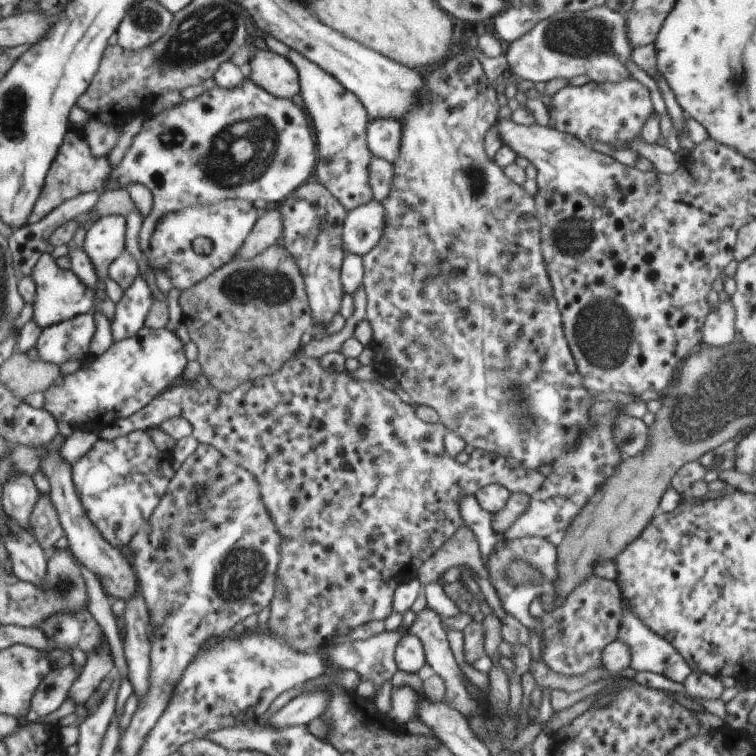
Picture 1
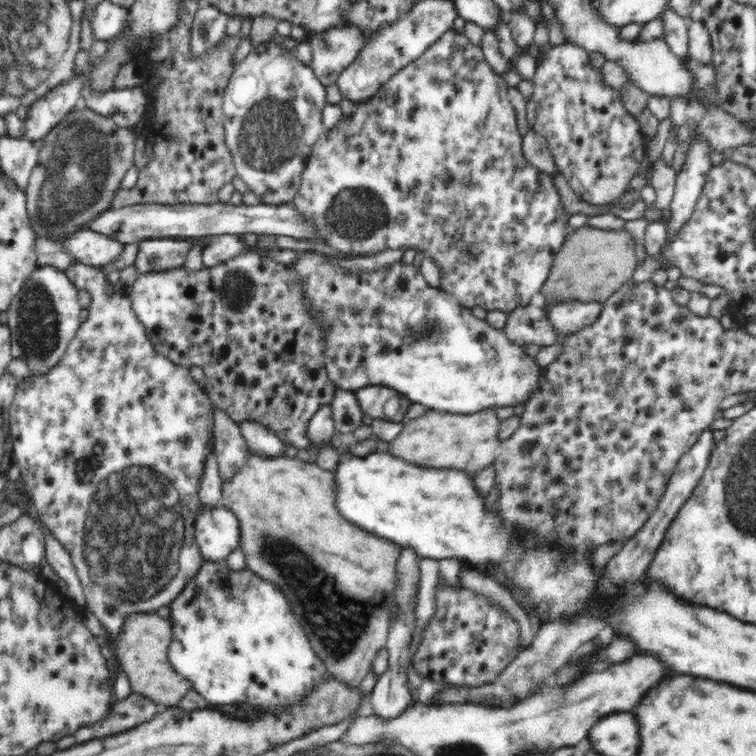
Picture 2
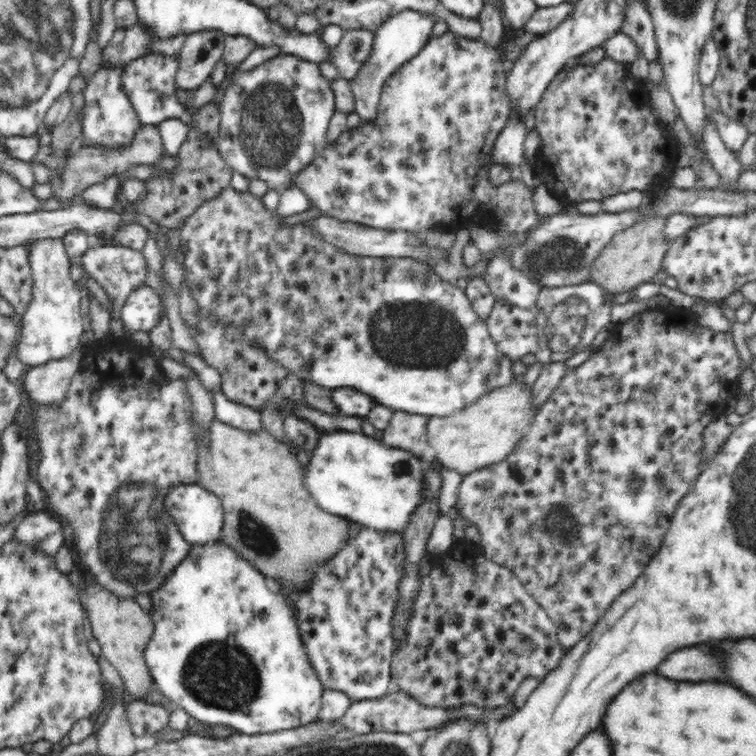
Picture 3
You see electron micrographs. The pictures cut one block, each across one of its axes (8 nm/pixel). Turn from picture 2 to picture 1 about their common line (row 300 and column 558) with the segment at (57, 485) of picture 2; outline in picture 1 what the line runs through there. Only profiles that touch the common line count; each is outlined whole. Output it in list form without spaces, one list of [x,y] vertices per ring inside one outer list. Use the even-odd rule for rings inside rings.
[[[630,78],[618,84],[590,81],[579,87],[566,85],[545,102],[549,112],[548,126],[575,136],[589,147],[595,142],[604,142],[614,150],[624,149],[641,136],[647,120],[656,116],[648,89]]]

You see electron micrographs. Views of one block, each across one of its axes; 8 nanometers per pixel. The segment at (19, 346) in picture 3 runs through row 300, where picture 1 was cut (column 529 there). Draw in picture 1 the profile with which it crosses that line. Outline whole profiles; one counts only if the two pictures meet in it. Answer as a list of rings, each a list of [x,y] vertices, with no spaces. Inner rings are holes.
[[[604,4],[602,7],[574,15],[559,12],[549,16],[536,23],[526,35],[516,39],[514,43],[505,45],[504,53],[509,66],[508,70],[518,78],[518,81],[530,80],[542,88],[552,80],[580,80],[580,76],[587,76],[591,81],[600,84],[618,84],[624,78],[630,78],[626,62],[630,60],[630,54],[636,47],[628,38],[628,15],[609,9]]]

